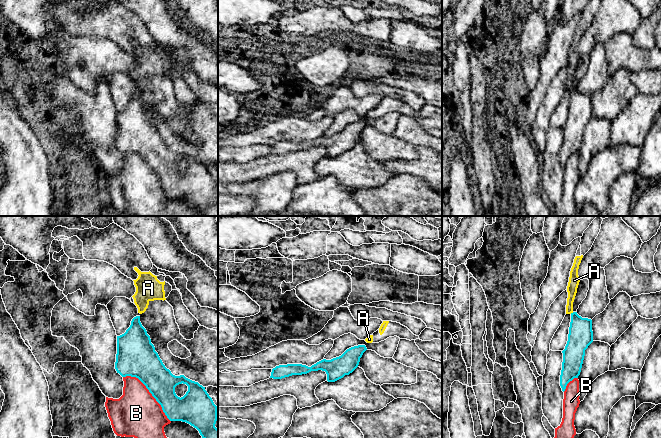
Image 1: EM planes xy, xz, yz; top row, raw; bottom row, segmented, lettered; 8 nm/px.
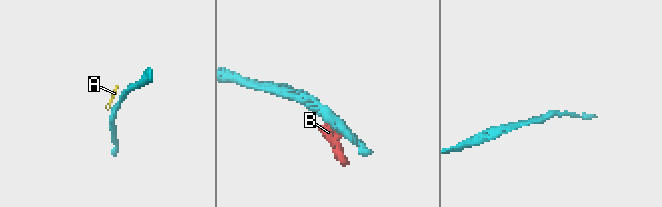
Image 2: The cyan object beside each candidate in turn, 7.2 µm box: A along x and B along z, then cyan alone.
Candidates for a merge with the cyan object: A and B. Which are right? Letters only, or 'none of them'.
none of them

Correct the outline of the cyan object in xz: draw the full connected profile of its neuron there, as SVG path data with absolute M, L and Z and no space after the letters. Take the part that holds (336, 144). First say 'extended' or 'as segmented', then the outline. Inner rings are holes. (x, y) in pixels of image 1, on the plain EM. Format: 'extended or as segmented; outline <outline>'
as segmented; outline M365 121L354 122L347 125L339 133L331 136L323 135L311 143L302 140L279 141L272 145L270 154L282 155L292 151L302 151L311 147L322 146L326 148L328 158L335 158L345 151L349 151L358 143L360 134L366 126Z

